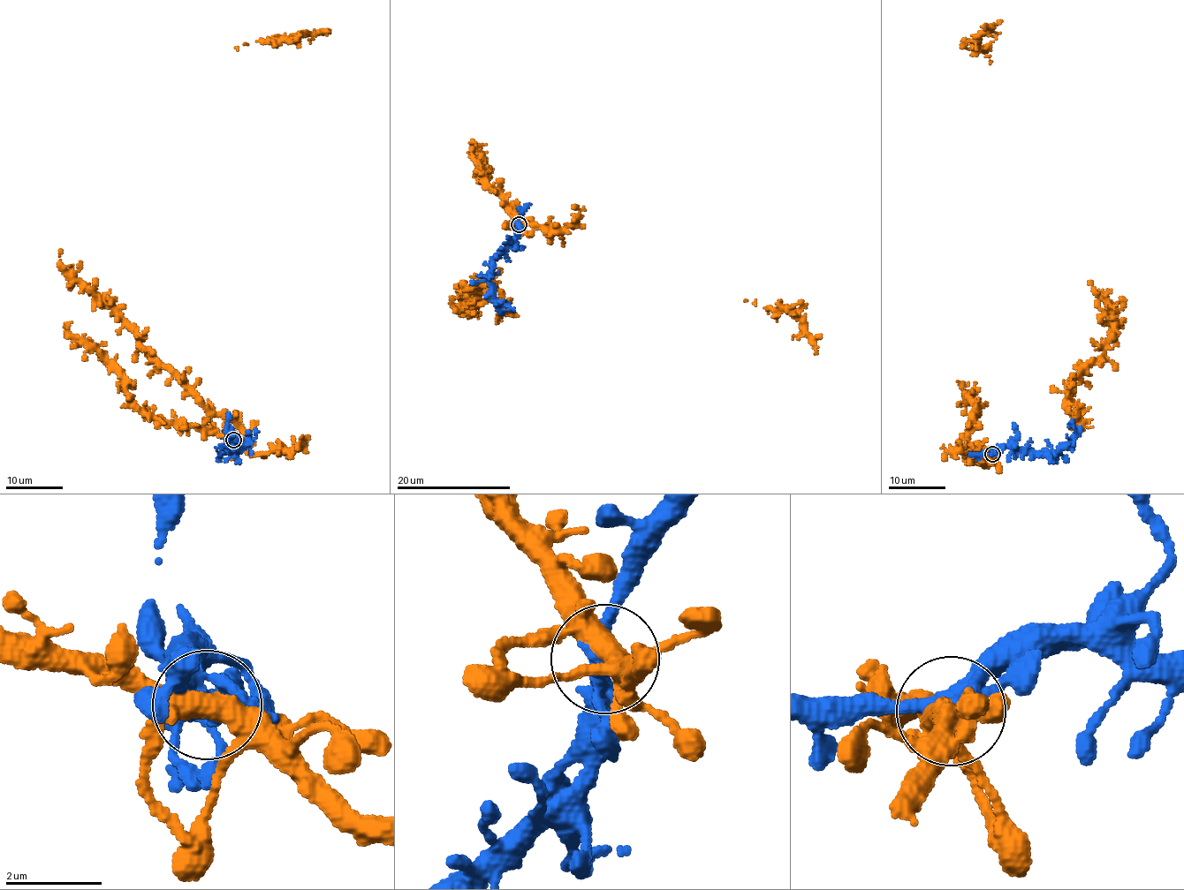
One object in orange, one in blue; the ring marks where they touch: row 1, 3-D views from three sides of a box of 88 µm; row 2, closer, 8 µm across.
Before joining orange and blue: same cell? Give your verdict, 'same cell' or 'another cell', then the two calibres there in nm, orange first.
same cell; 400 nm thick on the orange side, 190 nm on the other

